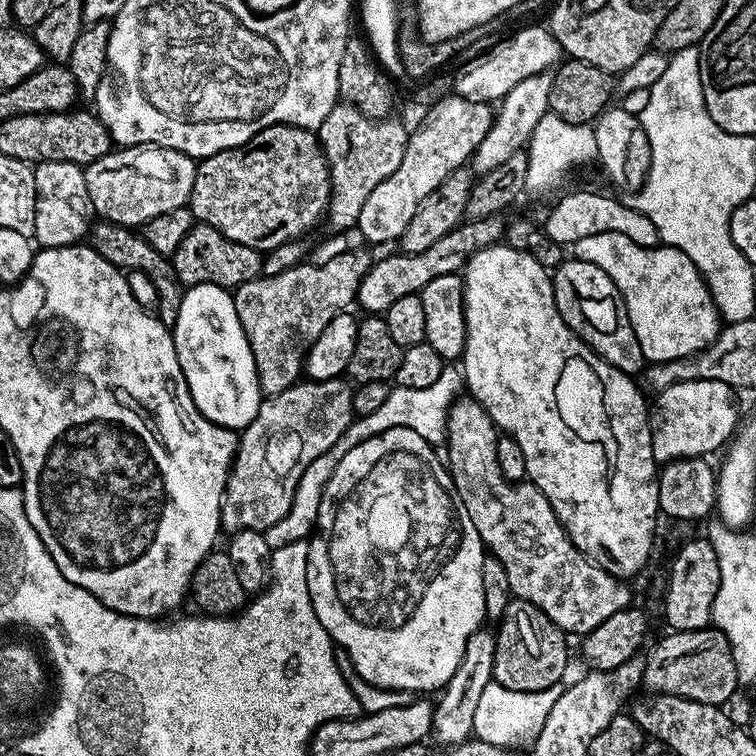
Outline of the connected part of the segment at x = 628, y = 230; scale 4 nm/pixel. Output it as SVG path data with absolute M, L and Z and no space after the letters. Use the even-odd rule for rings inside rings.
M572 192L564 196L548 212L548 224L546 223L548 237L554 242L571 246L578 242L578 238L590 238L590 234L602 234L613 232L614 234L626 234L630 242L638 242L643 248L654 248L661 243L658 230L646 214L632 207L631 203L615 200L612 196L603 196L600 192Z

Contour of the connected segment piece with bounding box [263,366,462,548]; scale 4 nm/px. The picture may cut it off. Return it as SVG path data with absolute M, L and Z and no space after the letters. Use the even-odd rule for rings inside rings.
M446 366L442 370L438 382L434 382L434 386L426 386L426 390L393 387L389 391L386 402L382 402L382 406L378 406L378 410L374 410L374 414L356 416L351 426L342 434L342 438L338 438L338 442L334 442L334 446L330 446L330 450L326 450L326 454L322 454L317 460L310 462L310 466L306 466L286 518L282 518L282 522L263 531L268 545L272 548L281 548L290 542L308 540L313 535L326 482L330 482L338 462L342 462L346 453L354 450L354 446L366 442L366 438L377 436L391 428L409 428L414 430L414 434L422 434L422 438L426 438L428 444L443 445L448 431L448 410L451 408L453 400L457 399L456 387L461 387L461 384L461 369L456 366Z

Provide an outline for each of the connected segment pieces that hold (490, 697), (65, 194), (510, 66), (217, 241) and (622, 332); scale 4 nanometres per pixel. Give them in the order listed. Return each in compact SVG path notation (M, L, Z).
M491 681L486 684L484 690L479 697L477 709L475 709L473 722L473 735L475 739L484 742L490 742L491 745L498 745L500 747L514 748L521 744L525 739L525 743L530 744L536 739L536 736L541 732L542 726L545 724L546 716L558 698L563 694L565 687L559 683L552 687L547 687L544 691L516 691L508 690L496 681Z
M51 160L45 164L35 165L34 186L36 187L35 243L41 249L69 248L72 244L81 243L90 232L90 219L88 220L90 205L84 168L69 160Z
M547 27L524 28L521 32L514 33L509 40L498 41L485 56L466 65L456 76L454 92L467 100L499 102L510 90L514 90L514 86L518 86L518 82L539 72L549 71L553 66L559 65L561 60L560 43L552 37Z
M199 222L193 223L190 234L182 238L182 246L178 246L170 259L174 274L178 274L180 283L185 286L213 284L219 288L235 290L240 285L257 279L264 270L264 256L257 248L242 246L242 242L233 242L214 226Z
M566 258L554 269L551 277L558 314L562 314L572 333L582 338L606 363L622 370L627 376L635 377L643 373L646 361L642 346L638 346L638 338L628 317L624 295L618 290L610 274L594 266L594 262Z

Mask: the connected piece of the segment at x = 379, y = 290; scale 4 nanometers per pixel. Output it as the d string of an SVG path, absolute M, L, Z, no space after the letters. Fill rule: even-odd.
M497 214L478 218L477 220L465 219L446 238L438 238L434 246L422 250L422 254L410 254L397 251L396 256L384 256L380 261L373 263L362 278L356 291L356 300L368 314L383 314L387 312L398 298L415 296L426 286L426 282L434 282L434 278L442 278L442 274L457 274L467 264L468 260L478 250L489 248L504 240L506 220L503 215Z

